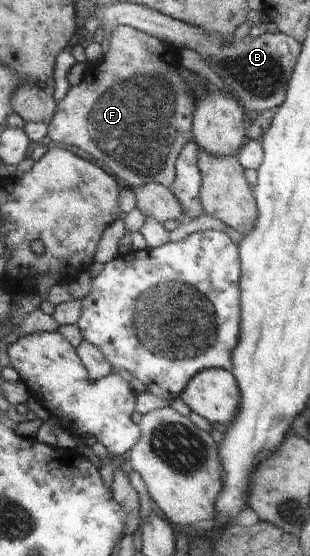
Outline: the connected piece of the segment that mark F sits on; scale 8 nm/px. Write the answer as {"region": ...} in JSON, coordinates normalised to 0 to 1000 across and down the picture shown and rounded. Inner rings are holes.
{"region":[[[413,45],[365,47],[352,58],[352,65],[342,67],[332,94],[335,106],[323,106],[297,121],[277,122],[261,147],[252,153],[232,153],[219,160],[213,173],[194,182],[187,201],[155,223],[152,252],[197,255],[200,259],[213,259],[213,263],[252,263],[252,266],[277,270],[277,273],[297,281],[303,291],[319,291],[323,299],[335,304],[348,304],[355,313],[374,313],[374,320],[387,318],[394,327],[410,331],[410,338],[426,342],[477,329],[510,329],[529,333],[535,338],[548,338],[565,327],[565,297],[581,282],[581,273],[587,273],[600,263],[600,255],[606,255],[613,245],[619,245],[619,201],[629,201],[626,180],[619,180],[619,173],[613,173],[613,165],[606,165],[606,158],[600,158],[594,140],[574,133],[568,119],[548,115],[548,112],[535,112],[535,104],[529,104],[529,101],[568,101],[568,94],[555,94],[548,77],[539,77],[526,70],[506,70],[497,63],[448,56]]]}

